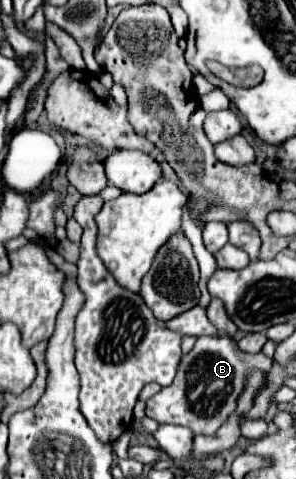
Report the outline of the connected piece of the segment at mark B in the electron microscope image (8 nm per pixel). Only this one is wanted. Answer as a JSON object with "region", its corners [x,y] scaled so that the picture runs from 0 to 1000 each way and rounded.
{"region":[[[679,701],[666,706],[652,731],[611,747],[584,802],[544,810],[544,818],[490,839],[490,864],[544,885],[632,889],[652,898],[652,906],[726,906],[767,868],[794,856],[801,827],[828,806],[834,781],[855,768],[909,772],[916,764],[922,752],[889,735],[848,743],[807,735],[774,701]]]}

